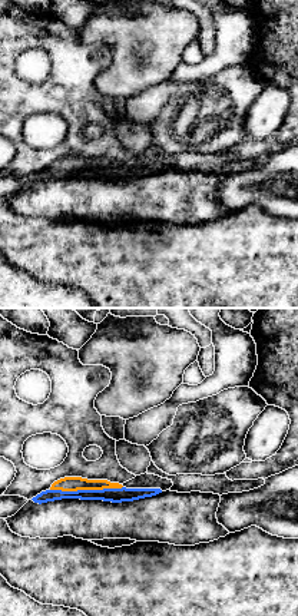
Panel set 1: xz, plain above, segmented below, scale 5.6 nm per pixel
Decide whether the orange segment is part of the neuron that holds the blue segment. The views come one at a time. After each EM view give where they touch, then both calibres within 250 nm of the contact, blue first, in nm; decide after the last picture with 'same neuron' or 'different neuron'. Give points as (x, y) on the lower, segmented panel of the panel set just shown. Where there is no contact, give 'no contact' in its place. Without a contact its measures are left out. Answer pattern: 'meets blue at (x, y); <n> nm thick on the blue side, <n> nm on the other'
meets blue at (86, 490); 80 nm thick on the blue side, 80 nm on the other

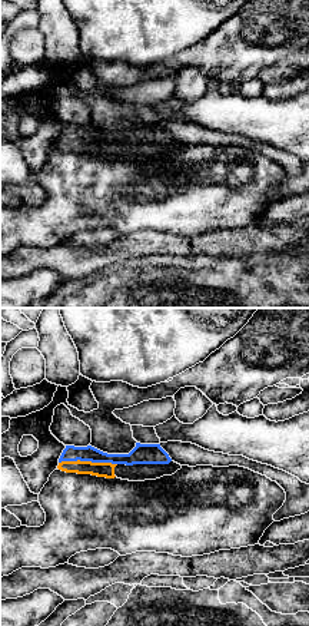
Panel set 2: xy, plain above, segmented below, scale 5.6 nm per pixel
meets blue at (87, 460); 90 nm thick on the blue side, 80 nm on the other

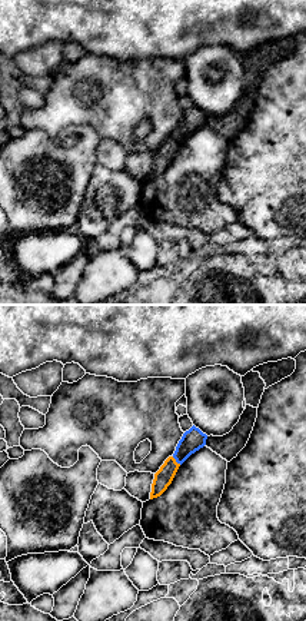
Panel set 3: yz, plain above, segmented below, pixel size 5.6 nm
meets blue at (176, 461); 120 nm thick on the blue side, 100 nm on the other

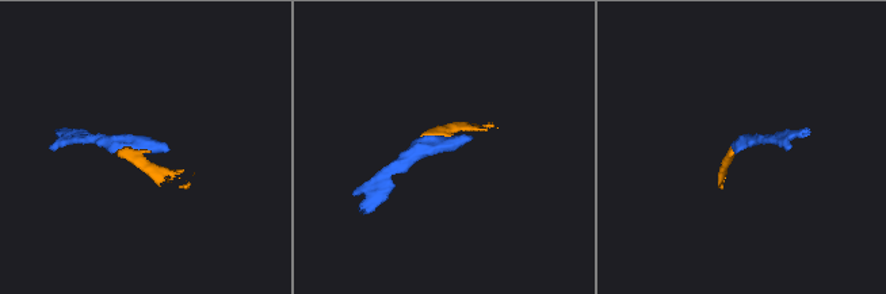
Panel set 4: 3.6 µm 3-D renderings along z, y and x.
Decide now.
same neuron

